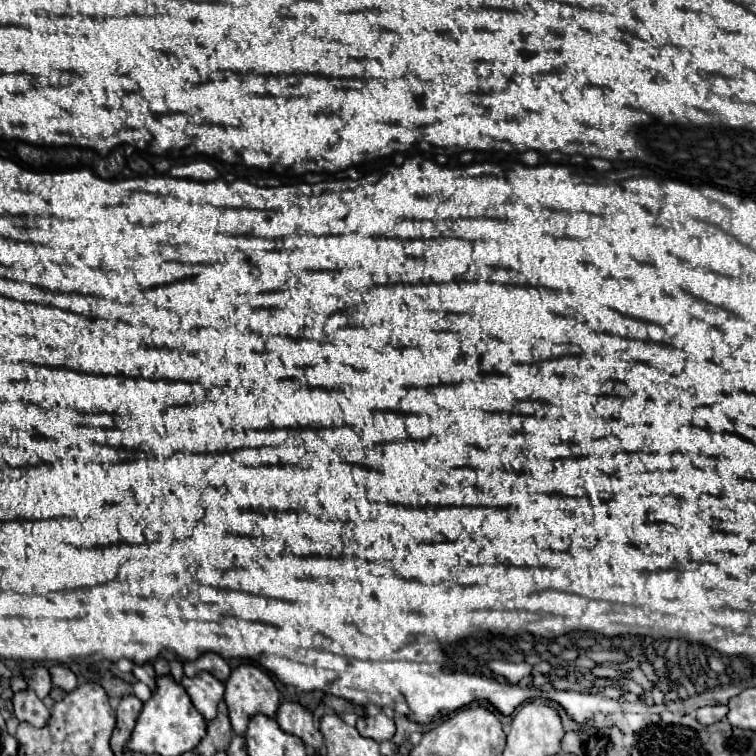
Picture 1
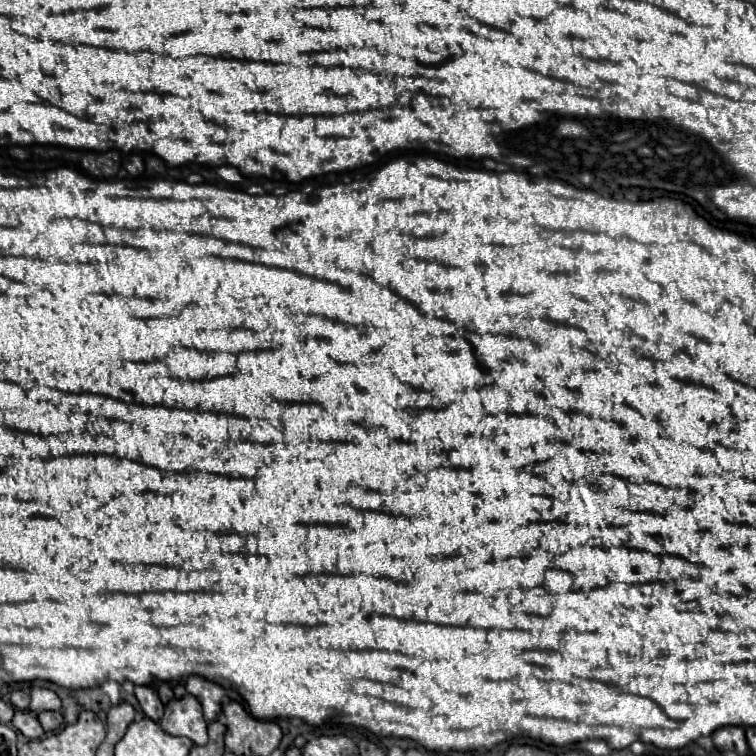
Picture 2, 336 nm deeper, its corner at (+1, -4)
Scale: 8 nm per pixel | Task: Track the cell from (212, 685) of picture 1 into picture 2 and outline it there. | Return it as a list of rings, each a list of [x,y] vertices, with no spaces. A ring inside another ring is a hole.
[[[186,693],[180,699],[174,697],[166,703],[166,711],[160,725],[166,733],[188,737],[196,745],[206,745],[208,741],[208,733],[206,733],[208,723],[202,715],[202,705],[190,693]]]

